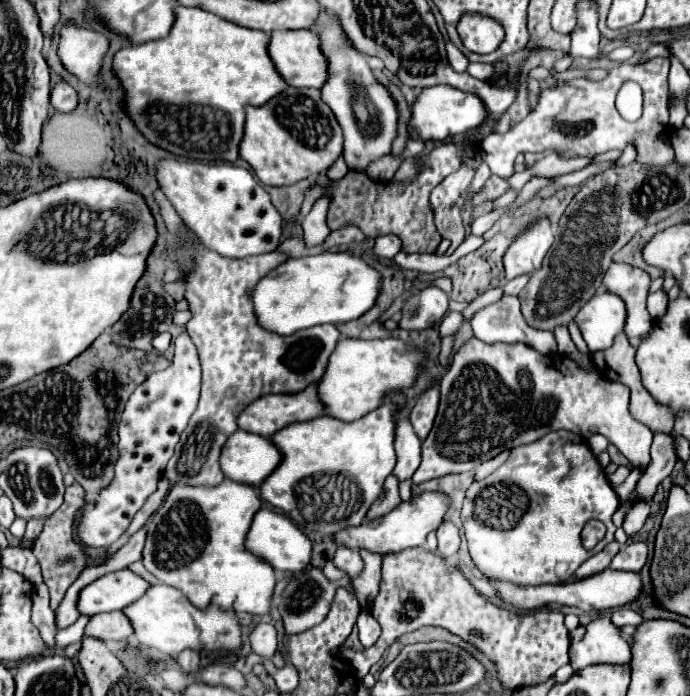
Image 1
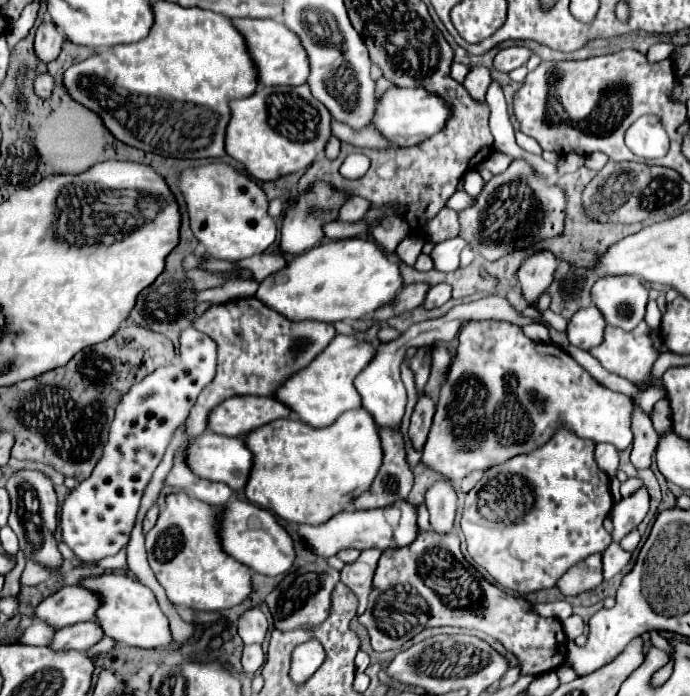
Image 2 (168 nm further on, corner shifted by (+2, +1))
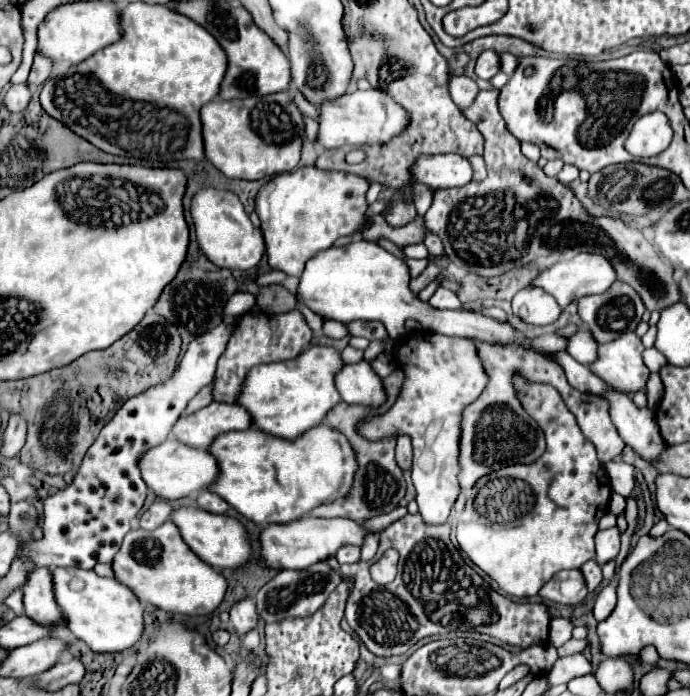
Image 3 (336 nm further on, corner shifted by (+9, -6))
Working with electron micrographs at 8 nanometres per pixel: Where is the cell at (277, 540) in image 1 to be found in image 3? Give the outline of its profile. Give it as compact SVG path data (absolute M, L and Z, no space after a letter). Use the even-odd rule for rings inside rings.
M177 508L173 510L171 522L177 524L179 534L183 536L185 544L209 566L213 568L237 568L243 566L251 558L251 548L247 540L247 532L239 520L227 514L213 514L201 508Z

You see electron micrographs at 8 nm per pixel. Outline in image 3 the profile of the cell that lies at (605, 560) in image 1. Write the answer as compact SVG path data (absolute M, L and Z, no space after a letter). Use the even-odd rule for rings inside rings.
M563 570L557 572L541 590L539 596L543 600L551 600L557 604L579 604L587 596L587 586L583 574L579 570Z

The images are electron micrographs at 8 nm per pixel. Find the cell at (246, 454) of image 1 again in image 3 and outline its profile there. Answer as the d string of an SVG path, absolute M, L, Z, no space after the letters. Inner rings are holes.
M167 438L163 444L143 452L143 456L139 458L139 470L147 488L151 488L157 498L165 498L165 500L195 496L197 492L207 488L219 474L217 460L207 450L191 448L173 438Z

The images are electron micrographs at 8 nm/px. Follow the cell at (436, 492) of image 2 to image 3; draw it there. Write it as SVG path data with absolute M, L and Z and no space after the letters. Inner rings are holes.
M407 334L395 342L395 360L399 368L405 374L403 386L399 390L399 396L395 404L385 412L377 414L369 420L359 420L359 432L365 440L377 442L383 438L397 438L397 436L409 436L413 444L413 486L417 490L417 504L419 514L427 524L443 524L461 492L457 472L459 472L459 432L461 432L461 420L463 420L463 408L479 398L483 388L487 386L487 374L479 360L479 352L473 344L473 340L463 338L449 338L443 334Z

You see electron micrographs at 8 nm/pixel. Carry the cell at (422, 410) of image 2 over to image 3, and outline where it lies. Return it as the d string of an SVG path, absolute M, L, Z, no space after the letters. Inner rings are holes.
M399 436L397 448L395 448L395 460L401 470L411 470L411 458L413 458L413 448L411 440L407 436Z

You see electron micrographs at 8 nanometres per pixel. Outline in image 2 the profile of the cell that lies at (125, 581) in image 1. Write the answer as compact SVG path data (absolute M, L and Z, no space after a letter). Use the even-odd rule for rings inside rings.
M72 585L62 587L58 593L44 599L42 605L38 605L36 615L48 625L60 629L82 621L92 621L98 605L102 605L102 599L92 593L92 589L86 589L84 585Z

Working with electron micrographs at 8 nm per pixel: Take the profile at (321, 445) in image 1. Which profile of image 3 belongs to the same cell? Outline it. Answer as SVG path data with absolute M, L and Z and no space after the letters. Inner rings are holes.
M317 424L293 440L281 440L253 428L243 432L233 430L219 434L211 442L209 452L215 456L219 464L219 476L207 490L219 494L239 514L261 526L287 524L291 520L299 520L319 504L327 504L331 500L337 500L339 496L345 496L351 488L355 466L357 466L355 454L351 452L347 438L341 432L329 428L327 424Z

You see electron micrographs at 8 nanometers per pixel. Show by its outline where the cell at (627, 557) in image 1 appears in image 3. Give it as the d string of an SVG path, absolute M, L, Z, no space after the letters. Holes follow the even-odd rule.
M589 560L589 562L587 562L587 564L583 564L579 570L581 570L583 578L585 578L585 584L587 584L589 592L593 592L593 590L601 584L601 580L603 580L601 566L599 566L595 560Z

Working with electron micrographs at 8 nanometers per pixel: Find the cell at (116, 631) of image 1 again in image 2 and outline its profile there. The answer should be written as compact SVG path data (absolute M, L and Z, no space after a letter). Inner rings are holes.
M84 621L84 623L74 623L68 627L62 627L56 631L54 641L50 647L54 649L90 649L104 637L98 621Z

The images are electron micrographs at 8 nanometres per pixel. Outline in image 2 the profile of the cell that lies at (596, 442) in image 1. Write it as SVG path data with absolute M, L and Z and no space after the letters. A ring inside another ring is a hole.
M598 443L596 445L596 463L602 471L606 471L610 477L616 475L618 469L618 451L614 445L608 443Z

